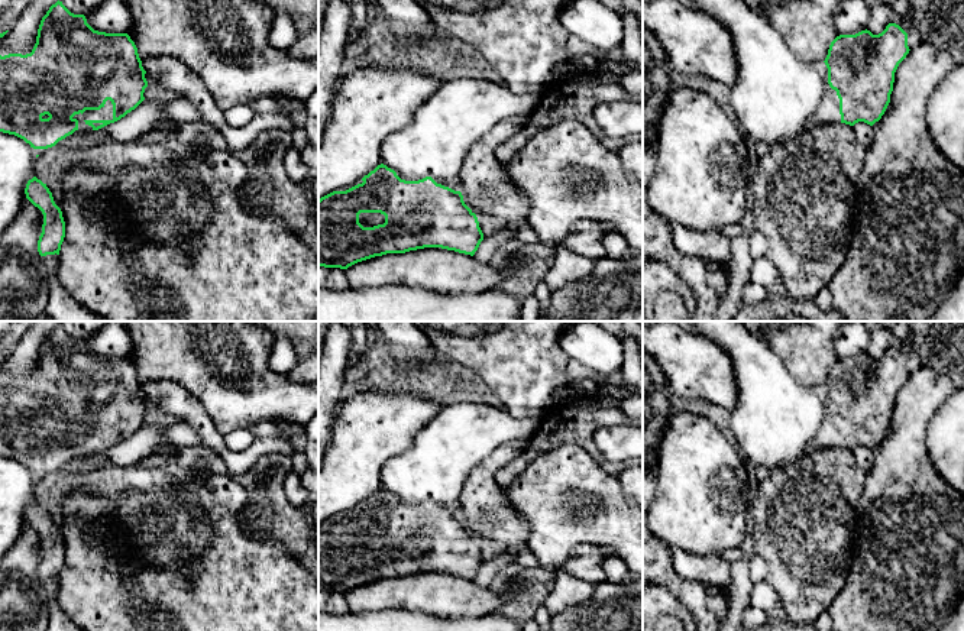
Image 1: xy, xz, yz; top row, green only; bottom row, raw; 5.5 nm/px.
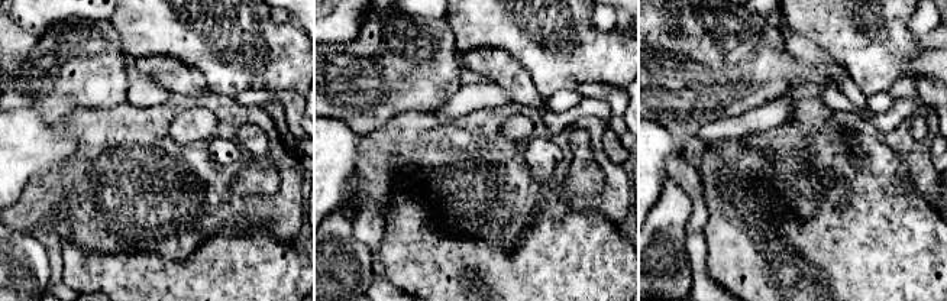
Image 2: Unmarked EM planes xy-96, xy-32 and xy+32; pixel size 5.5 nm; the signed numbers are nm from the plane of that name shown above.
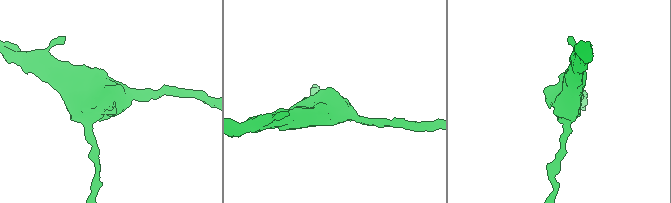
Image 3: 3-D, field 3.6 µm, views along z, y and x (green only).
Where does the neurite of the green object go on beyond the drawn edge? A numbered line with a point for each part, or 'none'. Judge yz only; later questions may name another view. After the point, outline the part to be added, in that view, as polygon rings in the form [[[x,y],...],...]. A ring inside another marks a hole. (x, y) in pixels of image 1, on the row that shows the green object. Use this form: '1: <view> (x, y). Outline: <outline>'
1: yz (828, 110). Outline: [[[826,77],[824,78],[824,97],[813,116],[808,120],[805,132],[811,132],[815,127],[829,123],[841,123],[841,114],[840,98],[837,96],[837,91],[829,87]]]

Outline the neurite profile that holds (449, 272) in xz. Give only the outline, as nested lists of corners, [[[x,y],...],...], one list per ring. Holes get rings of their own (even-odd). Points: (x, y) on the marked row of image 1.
[[[441,247],[386,253],[344,269],[350,289],[407,285],[444,295],[494,289],[502,279],[537,261],[536,255],[499,253],[499,265]]]

